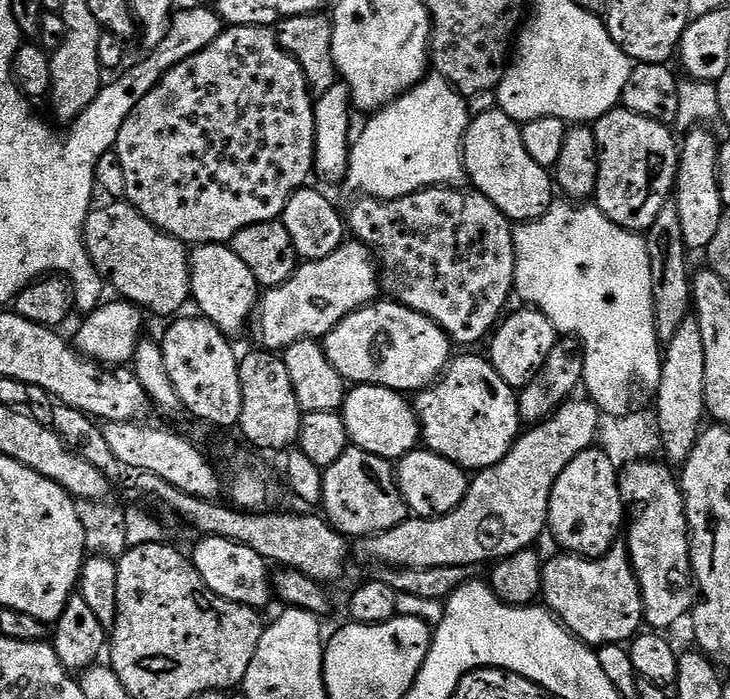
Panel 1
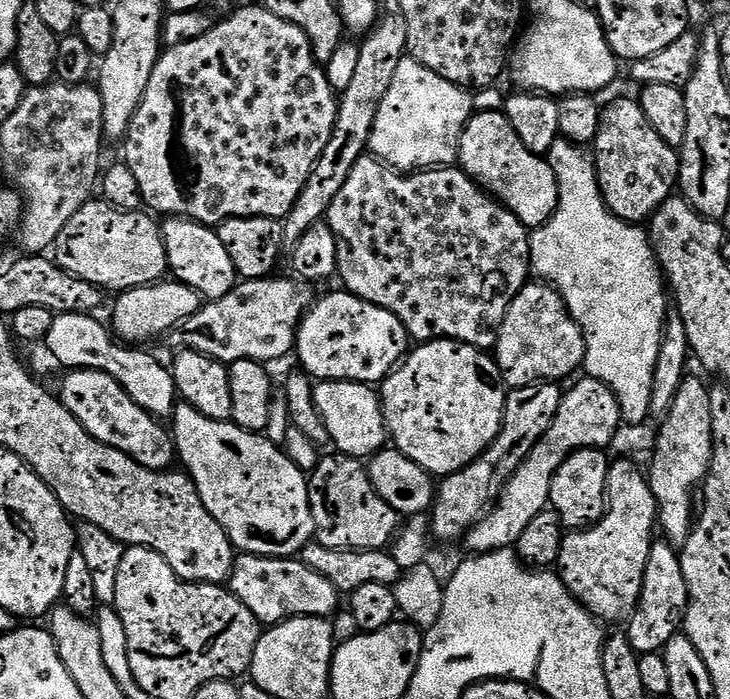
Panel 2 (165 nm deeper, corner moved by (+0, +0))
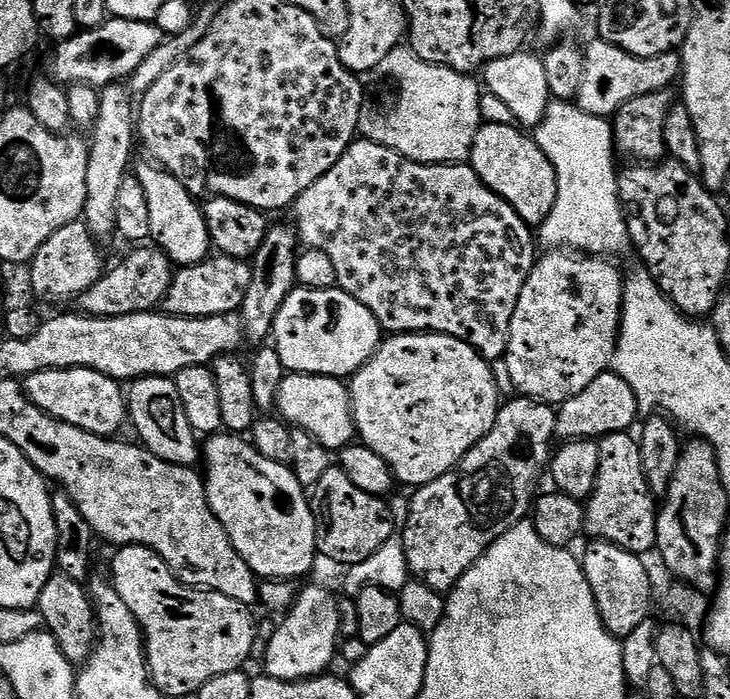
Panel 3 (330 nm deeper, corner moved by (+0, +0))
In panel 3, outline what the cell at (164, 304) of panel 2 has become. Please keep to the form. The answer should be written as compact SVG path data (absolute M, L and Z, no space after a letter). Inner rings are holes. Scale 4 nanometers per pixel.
M219 254L197 264L186 264L175 269L172 285L164 298L163 311L170 316L217 316L218 314L239 313L246 298L251 280L252 265L247 260L230 258Z

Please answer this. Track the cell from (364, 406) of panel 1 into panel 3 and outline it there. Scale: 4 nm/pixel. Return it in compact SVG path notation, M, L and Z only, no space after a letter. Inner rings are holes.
M288 372L285 377L276 388L275 411L292 428L306 430L306 434L310 434L333 454L357 439L356 423L352 417L352 394L349 385L341 377L305 372Z

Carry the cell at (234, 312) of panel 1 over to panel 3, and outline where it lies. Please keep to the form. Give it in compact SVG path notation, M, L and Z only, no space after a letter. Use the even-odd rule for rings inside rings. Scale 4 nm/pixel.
M137 163L134 175L138 182L142 182L142 190L146 190L146 202L150 202L150 230L155 247L161 248L176 266L197 264L208 259L213 247L203 207L188 193L186 186L178 182L178 178L155 163L147 163Z

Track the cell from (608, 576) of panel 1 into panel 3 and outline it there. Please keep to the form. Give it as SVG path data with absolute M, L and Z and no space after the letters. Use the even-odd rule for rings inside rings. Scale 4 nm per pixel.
M611 432L609 436L599 437L600 465L596 489L586 501L584 509L584 532L596 540L614 543L637 554L648 551L656 546L656 518L658 515L658 500L652 495L646 482L646 474L642 470L642 454L640 442L630 438L627 432Z

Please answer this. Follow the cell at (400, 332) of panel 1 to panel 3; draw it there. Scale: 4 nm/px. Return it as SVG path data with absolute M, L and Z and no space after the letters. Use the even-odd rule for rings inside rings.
M296 286L278 310L271 330L276 356L288 372L351 378L382 343L378 318L340 287L314 290Z

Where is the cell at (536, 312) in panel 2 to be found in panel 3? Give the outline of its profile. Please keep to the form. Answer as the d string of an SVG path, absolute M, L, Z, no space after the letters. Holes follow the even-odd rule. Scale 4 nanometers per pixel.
M548 250L545 253L530 270L518 306L514 306L506 359L513 389L519 395L559 406L574 394L582 394L594 378L609 371L612 355L616 353L616 339L620 336L620 319L626 307L626 276L620 273L615 264L617 261L607 256L593 256L575 250Z

